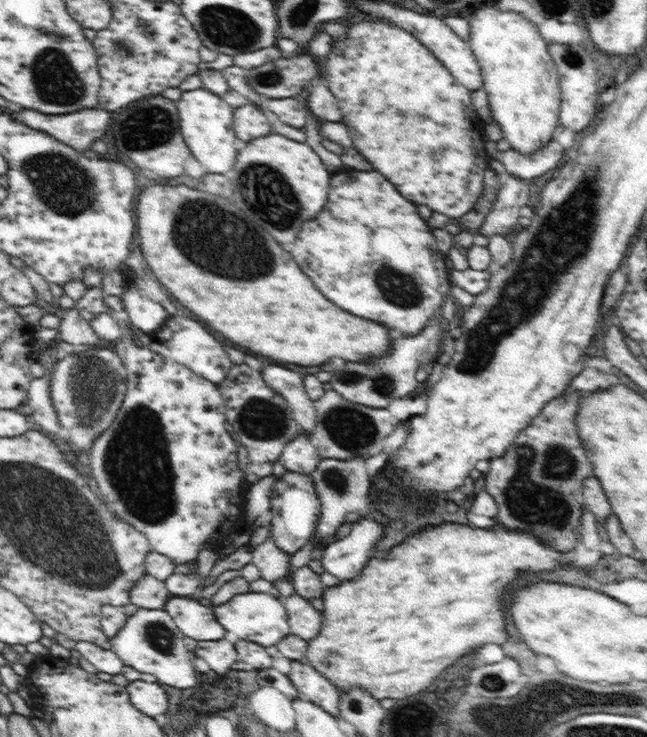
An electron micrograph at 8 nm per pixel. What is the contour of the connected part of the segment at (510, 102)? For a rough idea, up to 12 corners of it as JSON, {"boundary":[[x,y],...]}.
{"boundary":[[486,6],[467,42],[492,121],[531,155],[559,125],[557,66],[536,23]]}

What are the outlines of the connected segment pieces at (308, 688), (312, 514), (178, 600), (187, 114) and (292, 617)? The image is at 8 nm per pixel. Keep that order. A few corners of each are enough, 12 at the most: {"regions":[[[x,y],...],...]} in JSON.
{"regions":[[[304,660],[287,677],[299,696],[339,719],[339,691]],[[286,471],[271,493],[271,537],[292,555],[320,520],[311,475]],[[172,596],[165,611],[183,636],[226,638],[214,611],[195,596]],[[205,88],[175,102],[191,154],[226,174],[238,150],[233,110]],[[296,593],[281,598],[292,634],[318,636],[322,611]]]}

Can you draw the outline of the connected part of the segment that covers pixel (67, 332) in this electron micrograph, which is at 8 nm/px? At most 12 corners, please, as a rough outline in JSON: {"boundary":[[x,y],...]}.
{"boundary":[[76,306],[62,310],[58,340],[106,346]]}

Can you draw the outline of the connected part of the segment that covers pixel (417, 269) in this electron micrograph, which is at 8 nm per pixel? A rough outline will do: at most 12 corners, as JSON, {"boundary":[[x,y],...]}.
{"boundary":[[348,167],[290,254],[336,306],[412,336],[446,256],[382,174]]}

